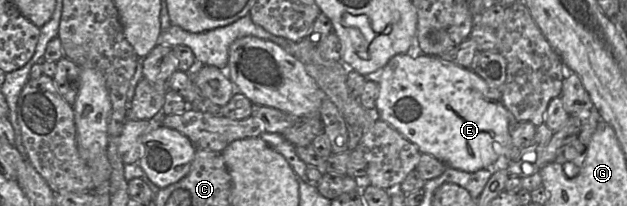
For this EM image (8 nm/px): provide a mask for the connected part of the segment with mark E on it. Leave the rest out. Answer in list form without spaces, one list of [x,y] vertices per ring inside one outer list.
[[[397,54],[383,67],[379,86],[376,110],[380,119],[414,143],[421,153],[433,155],[448,167],[465,172],[486,169],[501,156],[508,158],[509,110],[503,104],[502,91],[489,86],[472,69],[439,56],[421,54],[413,58],[408,54]]]

